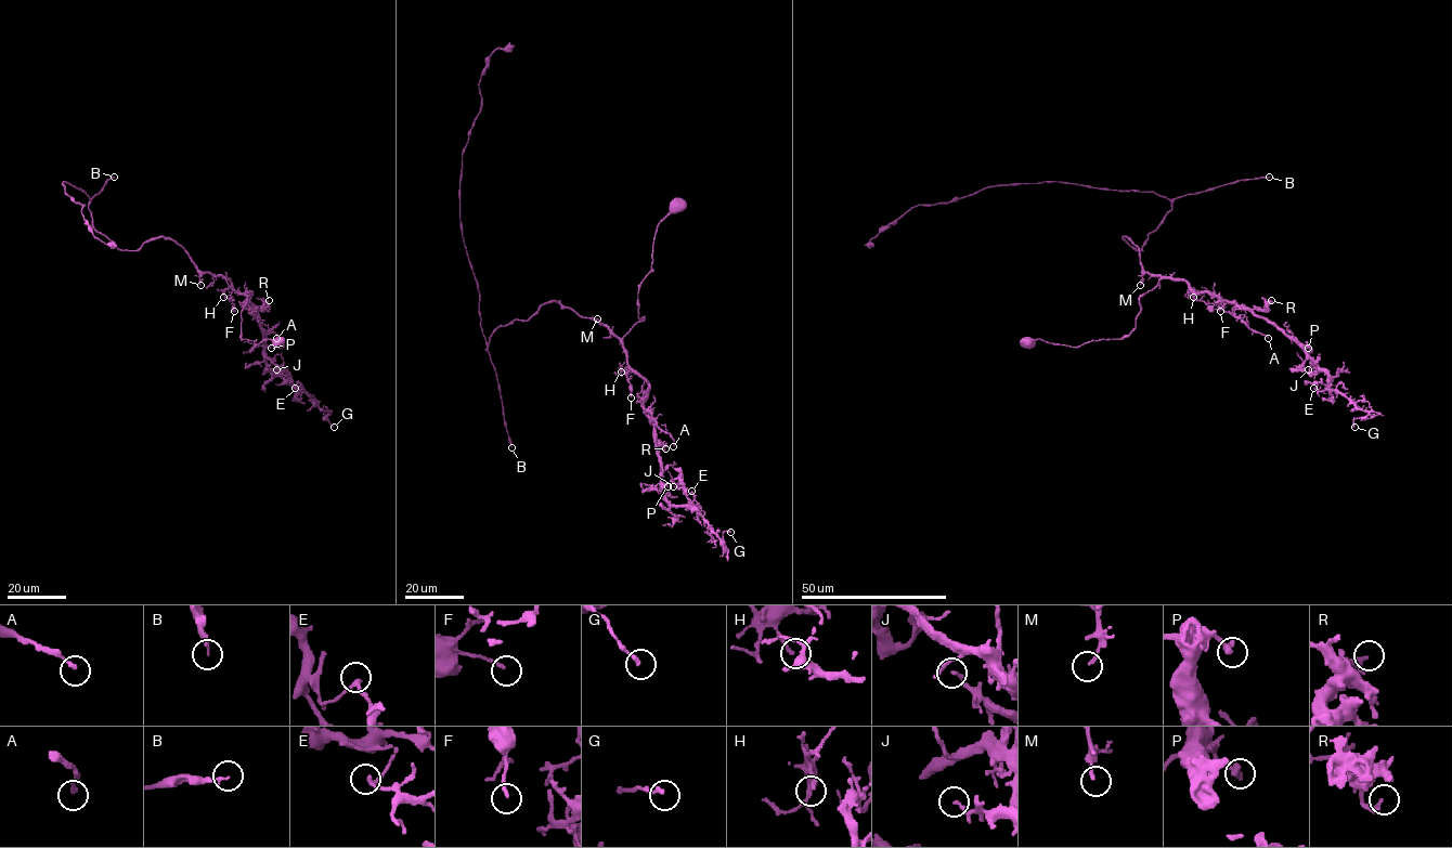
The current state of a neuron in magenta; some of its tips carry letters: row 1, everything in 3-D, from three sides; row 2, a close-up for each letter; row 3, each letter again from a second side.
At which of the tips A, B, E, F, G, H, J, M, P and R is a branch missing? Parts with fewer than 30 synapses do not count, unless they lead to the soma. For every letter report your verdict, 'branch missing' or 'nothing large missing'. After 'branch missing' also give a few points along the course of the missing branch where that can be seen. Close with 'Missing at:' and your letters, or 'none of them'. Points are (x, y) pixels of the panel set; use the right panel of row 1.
A: nothing large missing
B: branch missing
E: nothing large missing
F: nothing large missing
G: nothing large missing
H: nothing large missing
J: nothing large missing
M: nothing large missing
P: nothing large missing
R: nothing large missing
Missing at: B

